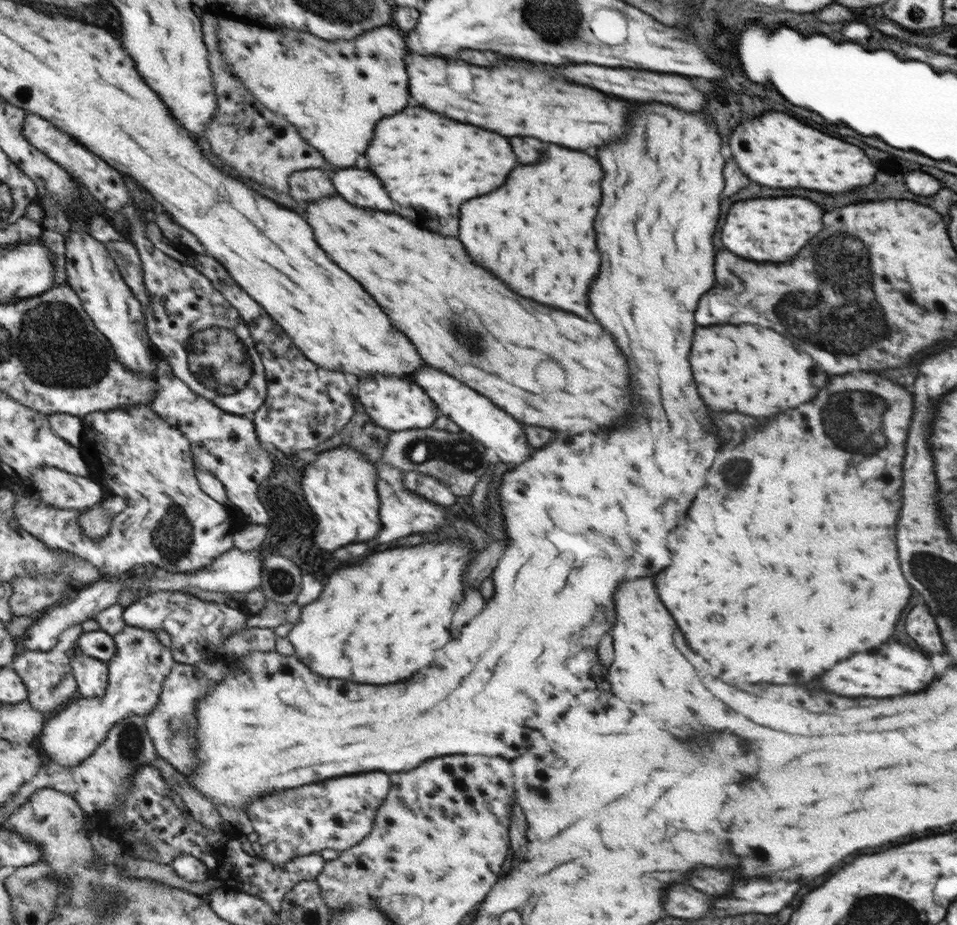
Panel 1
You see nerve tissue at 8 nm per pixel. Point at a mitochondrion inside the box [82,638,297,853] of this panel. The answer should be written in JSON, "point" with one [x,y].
{"point":[130,745]}

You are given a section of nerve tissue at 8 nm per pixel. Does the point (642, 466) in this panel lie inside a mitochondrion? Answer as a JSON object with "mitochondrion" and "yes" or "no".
{"mitochondrion":"no"}

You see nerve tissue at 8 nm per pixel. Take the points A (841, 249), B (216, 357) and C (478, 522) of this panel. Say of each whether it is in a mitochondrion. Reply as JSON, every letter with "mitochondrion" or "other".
{"A":"mitochondrion","B":"mitochondrion","C":"other"}

